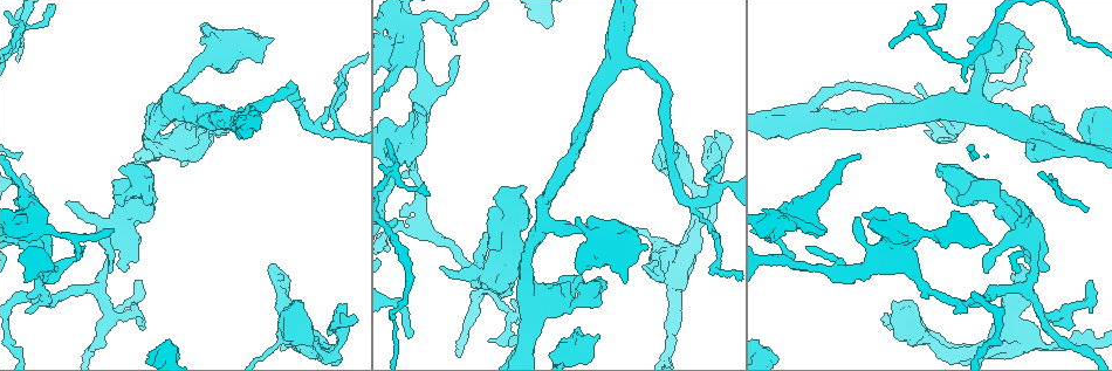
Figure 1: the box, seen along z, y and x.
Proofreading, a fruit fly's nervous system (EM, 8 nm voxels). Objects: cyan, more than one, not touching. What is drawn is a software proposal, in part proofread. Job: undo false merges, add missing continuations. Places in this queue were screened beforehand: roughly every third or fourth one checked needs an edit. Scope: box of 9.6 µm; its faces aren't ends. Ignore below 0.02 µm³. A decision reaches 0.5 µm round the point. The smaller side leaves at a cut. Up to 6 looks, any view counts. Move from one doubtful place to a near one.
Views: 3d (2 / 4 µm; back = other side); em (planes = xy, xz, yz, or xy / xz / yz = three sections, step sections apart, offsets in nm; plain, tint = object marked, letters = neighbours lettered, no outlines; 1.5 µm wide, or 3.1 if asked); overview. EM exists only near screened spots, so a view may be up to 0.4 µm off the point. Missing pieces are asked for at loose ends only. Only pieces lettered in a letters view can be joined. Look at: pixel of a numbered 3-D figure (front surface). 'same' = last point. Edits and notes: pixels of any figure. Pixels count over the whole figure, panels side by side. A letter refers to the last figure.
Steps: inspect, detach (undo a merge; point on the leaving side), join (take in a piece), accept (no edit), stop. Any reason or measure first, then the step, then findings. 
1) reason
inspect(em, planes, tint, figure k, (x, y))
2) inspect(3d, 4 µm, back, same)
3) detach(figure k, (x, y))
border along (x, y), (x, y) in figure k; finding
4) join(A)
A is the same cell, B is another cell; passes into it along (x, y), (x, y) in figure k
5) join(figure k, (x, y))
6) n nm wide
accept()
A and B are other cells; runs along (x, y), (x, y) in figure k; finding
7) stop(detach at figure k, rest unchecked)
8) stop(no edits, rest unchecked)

narrows sharply
inspect(em, planes, letters, figure 1, (935, 345))

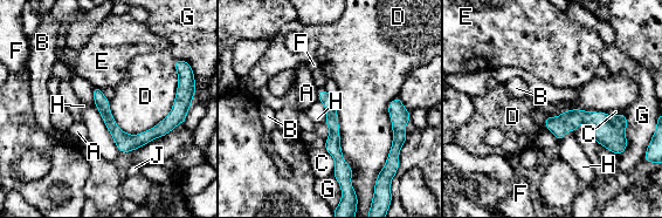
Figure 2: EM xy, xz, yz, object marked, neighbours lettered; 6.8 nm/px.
accept()
A, B, C, D, E, F, G, H and J are other cells; border along (174, 63), (170, 113), (124, 133) in figure 2; continuous, no second neuron

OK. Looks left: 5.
inspect(em, xy, step 8, tint, figure 1, (1011, 300))

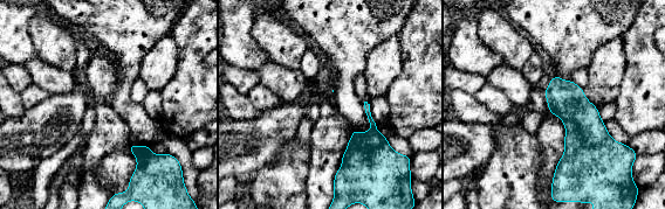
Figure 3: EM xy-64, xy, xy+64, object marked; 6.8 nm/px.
cut it another way
inspect(em, planes, letters, same)

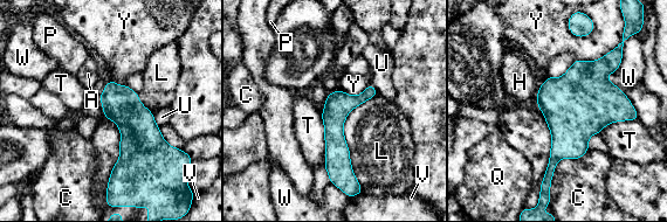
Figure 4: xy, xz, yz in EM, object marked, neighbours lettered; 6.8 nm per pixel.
accept()
A, C, H, L, P, Q, T, U, V, W and Y are other cells; border along (377, 92), (343, 126), (363, 192) in figure 4; all the same neuron

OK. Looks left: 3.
free end
inspect(em, planes, letters, figure 1, (939, 175))

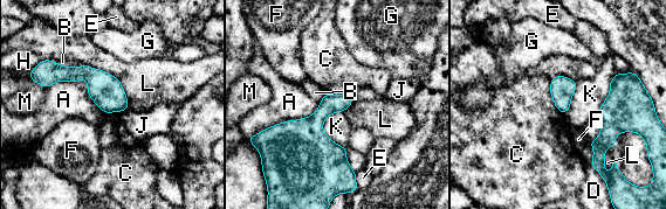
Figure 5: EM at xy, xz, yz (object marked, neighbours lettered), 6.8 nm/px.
accept()
A, B, C, D, E, F, G, H, J, K, L and M are other cells; border along (550, 79), (553, 103), (564, 115) in figure 5; no lettered piece goes on from it

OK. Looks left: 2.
stop(no edits, rest unchecked)

